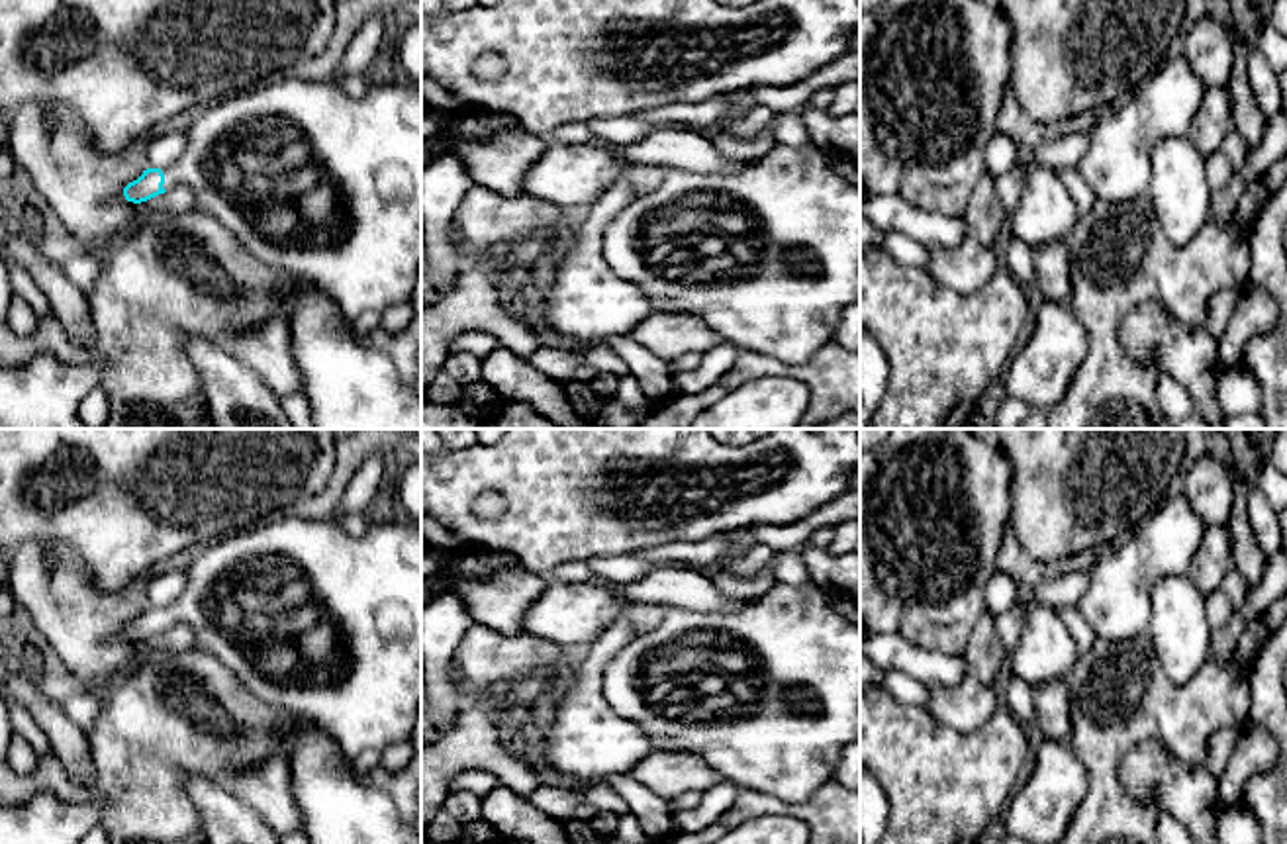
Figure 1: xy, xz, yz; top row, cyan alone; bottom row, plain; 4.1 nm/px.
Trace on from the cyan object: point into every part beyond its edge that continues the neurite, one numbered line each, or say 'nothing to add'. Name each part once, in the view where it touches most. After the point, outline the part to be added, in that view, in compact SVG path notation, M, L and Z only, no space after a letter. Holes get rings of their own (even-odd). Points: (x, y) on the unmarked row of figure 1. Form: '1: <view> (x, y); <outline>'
1: xy (318, 623); M284 513L280 517L270 515L212 544L198 546L192 552L184 578L186 586L180 597L163 607L163 627L188 625L194 631L196 648L212 654L259 701L298 719L317 723L337 740L349 760L355 760L364 750L382 752L390 744L411 738L421 701L421 523L370 523L362 537L353 537L333 517L306 521Z

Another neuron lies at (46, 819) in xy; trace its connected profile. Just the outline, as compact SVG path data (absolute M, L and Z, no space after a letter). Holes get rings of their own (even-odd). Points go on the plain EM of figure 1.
M39 793L16 807L0 807L0 844L80 844L100 824L94 803Z

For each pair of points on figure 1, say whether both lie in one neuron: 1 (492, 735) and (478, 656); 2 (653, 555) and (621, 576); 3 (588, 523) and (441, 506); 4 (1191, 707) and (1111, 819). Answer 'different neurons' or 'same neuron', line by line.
1: different neurons
2: different neurons
3: same neuron
4: same neuron

